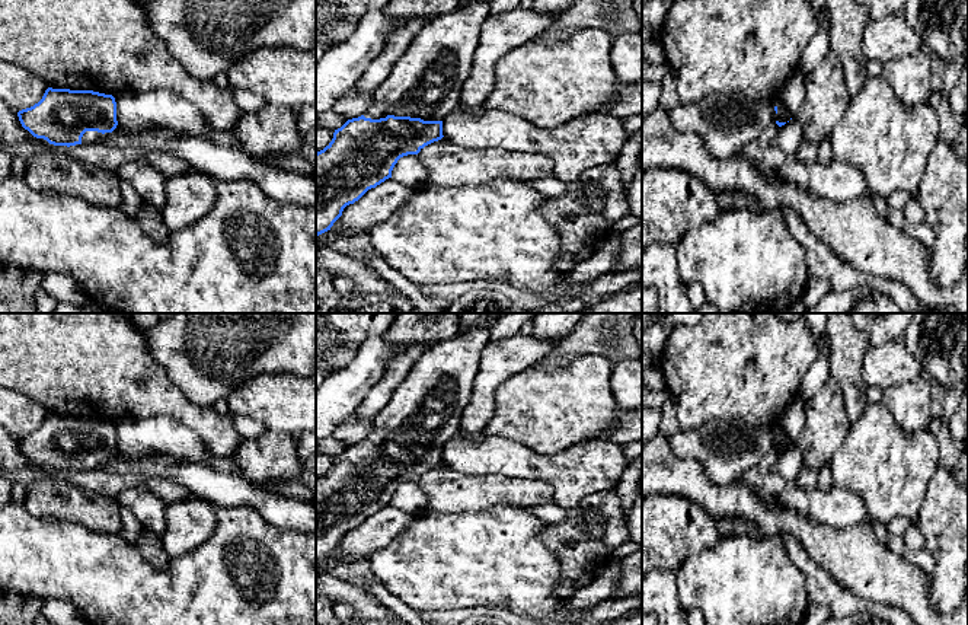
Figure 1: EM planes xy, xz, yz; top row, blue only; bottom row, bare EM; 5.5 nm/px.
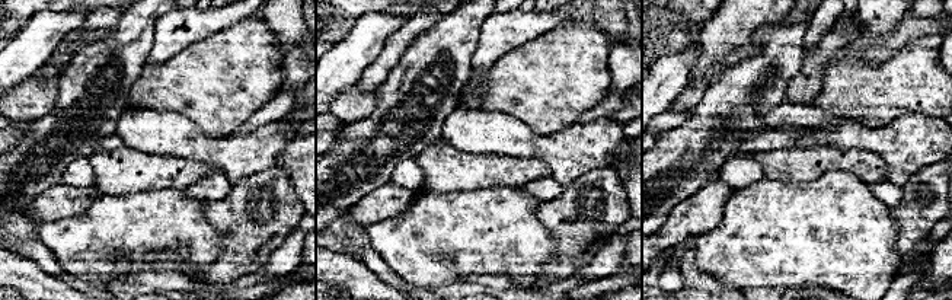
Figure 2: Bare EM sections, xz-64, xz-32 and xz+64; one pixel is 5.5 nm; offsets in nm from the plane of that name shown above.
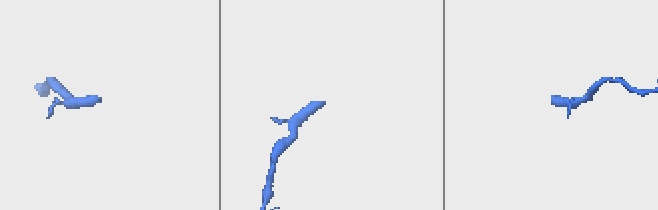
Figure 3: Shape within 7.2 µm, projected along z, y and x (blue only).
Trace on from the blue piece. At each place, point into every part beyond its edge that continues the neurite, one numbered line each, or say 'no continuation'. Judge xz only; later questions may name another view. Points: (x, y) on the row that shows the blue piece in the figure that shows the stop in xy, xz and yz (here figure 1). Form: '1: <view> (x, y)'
1: xz (427, 80)

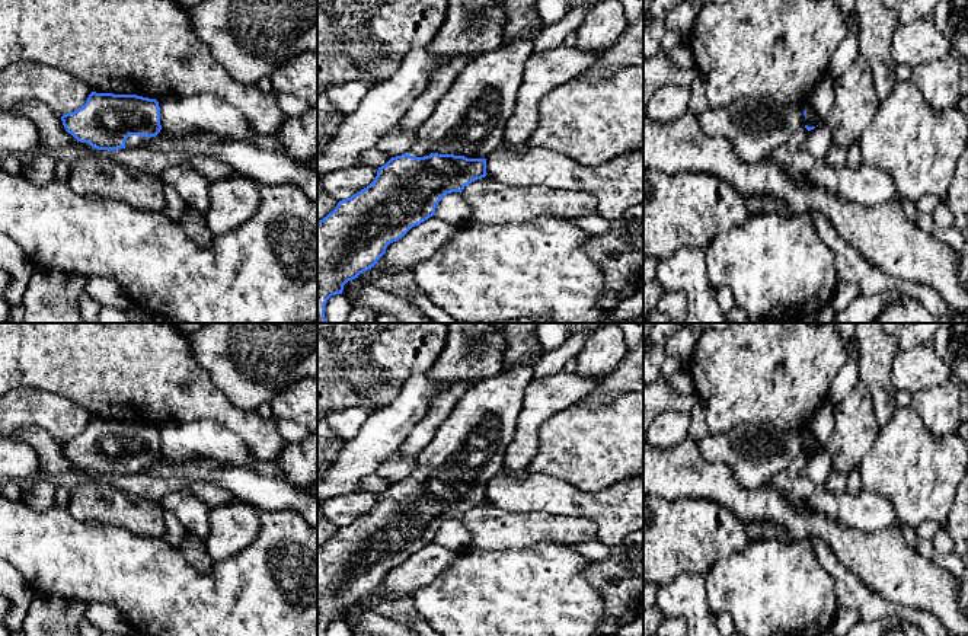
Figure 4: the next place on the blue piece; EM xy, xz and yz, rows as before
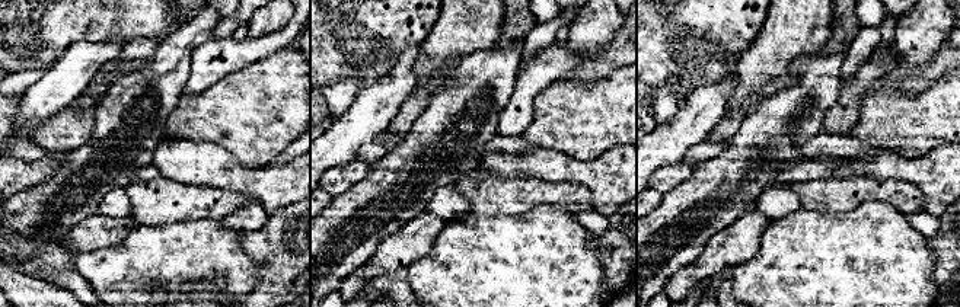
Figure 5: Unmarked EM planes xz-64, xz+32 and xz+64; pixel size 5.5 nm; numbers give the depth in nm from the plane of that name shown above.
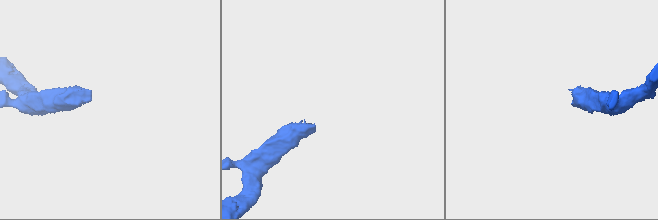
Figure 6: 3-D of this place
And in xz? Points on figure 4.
1: xz (470, 118)

